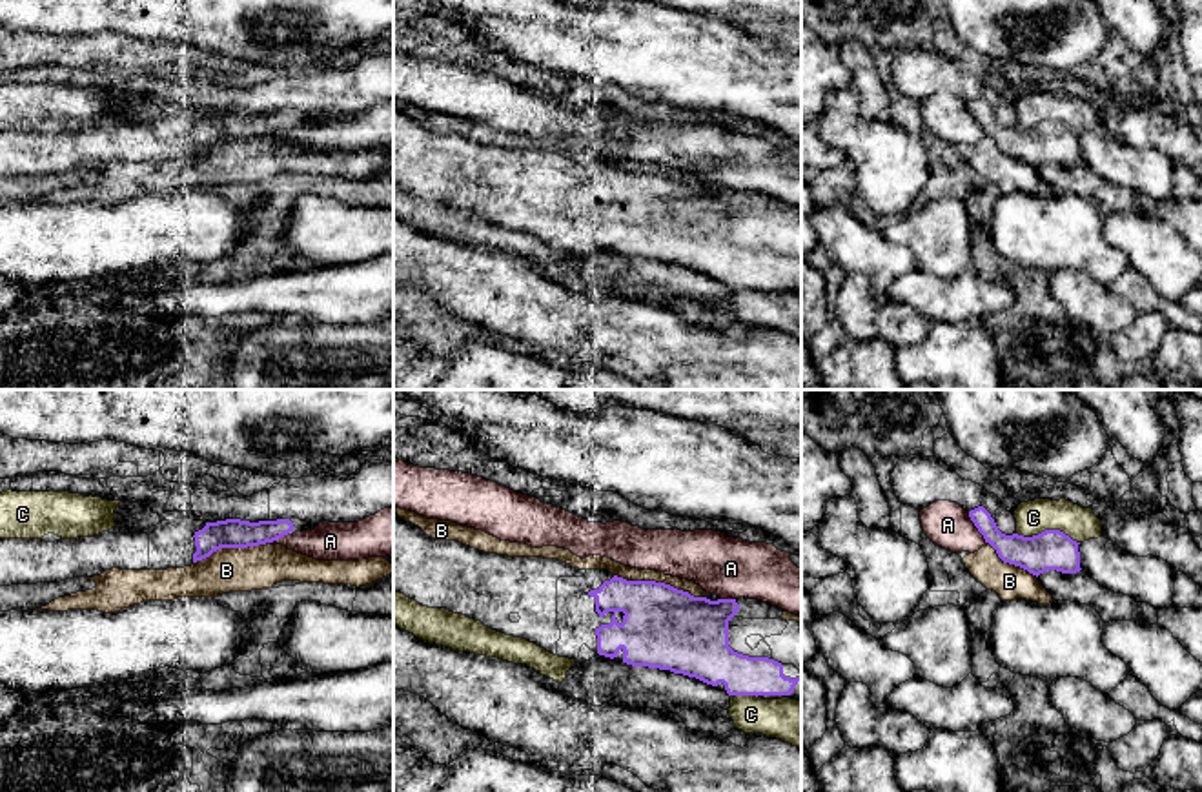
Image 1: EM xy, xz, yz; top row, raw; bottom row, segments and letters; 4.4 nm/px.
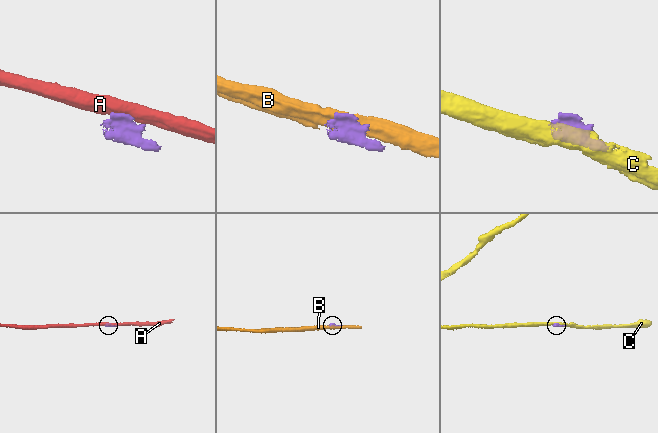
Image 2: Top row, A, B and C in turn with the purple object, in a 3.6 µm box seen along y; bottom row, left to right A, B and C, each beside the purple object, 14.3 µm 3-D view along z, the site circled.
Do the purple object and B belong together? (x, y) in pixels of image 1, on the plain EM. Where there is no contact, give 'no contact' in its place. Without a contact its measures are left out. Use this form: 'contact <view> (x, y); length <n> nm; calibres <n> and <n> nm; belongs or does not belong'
contact xz (660, 175); length 420 nm; calibres 360 and 60 nm; does not belong

